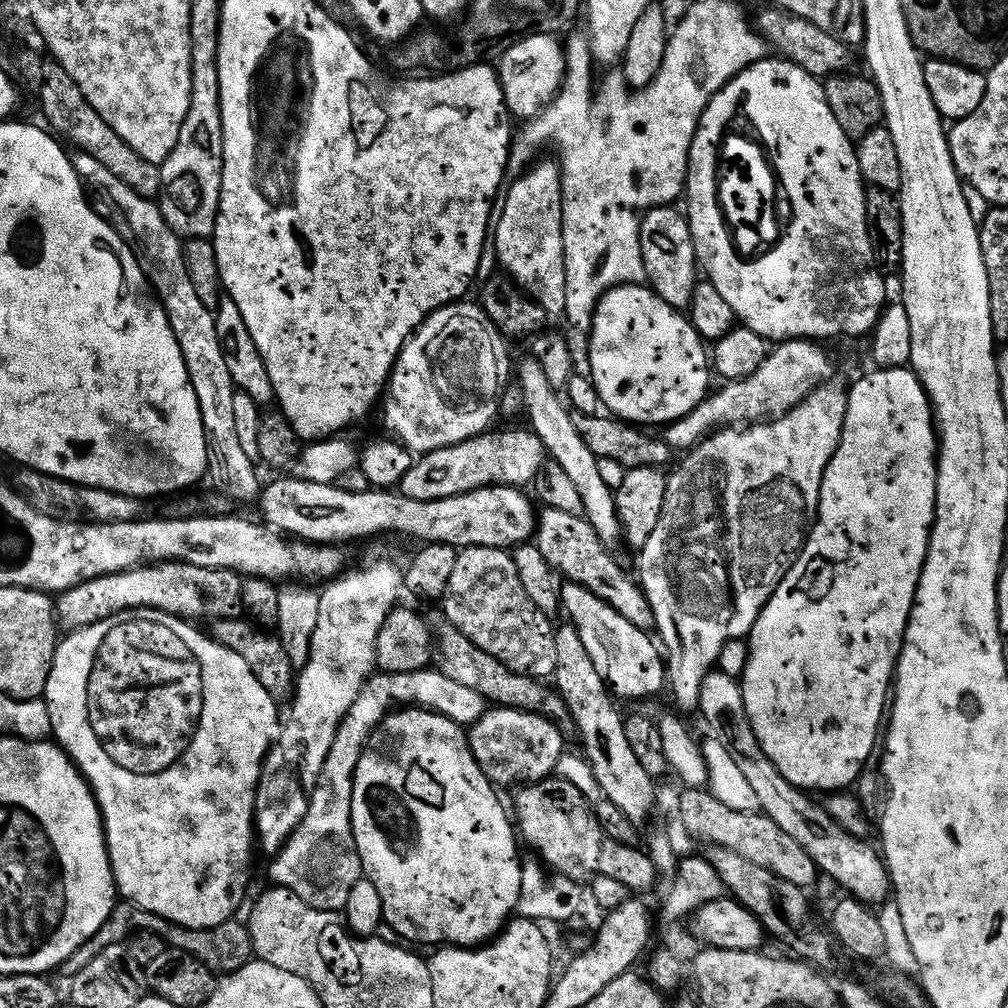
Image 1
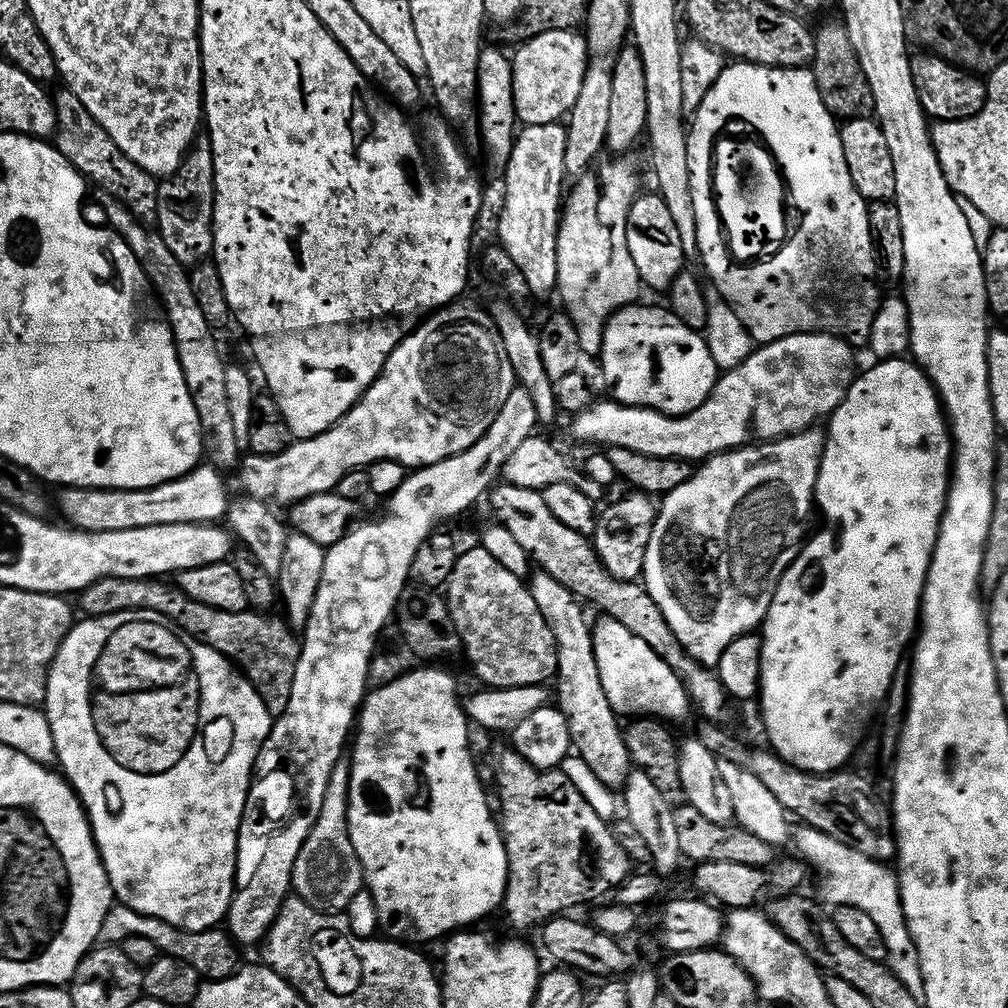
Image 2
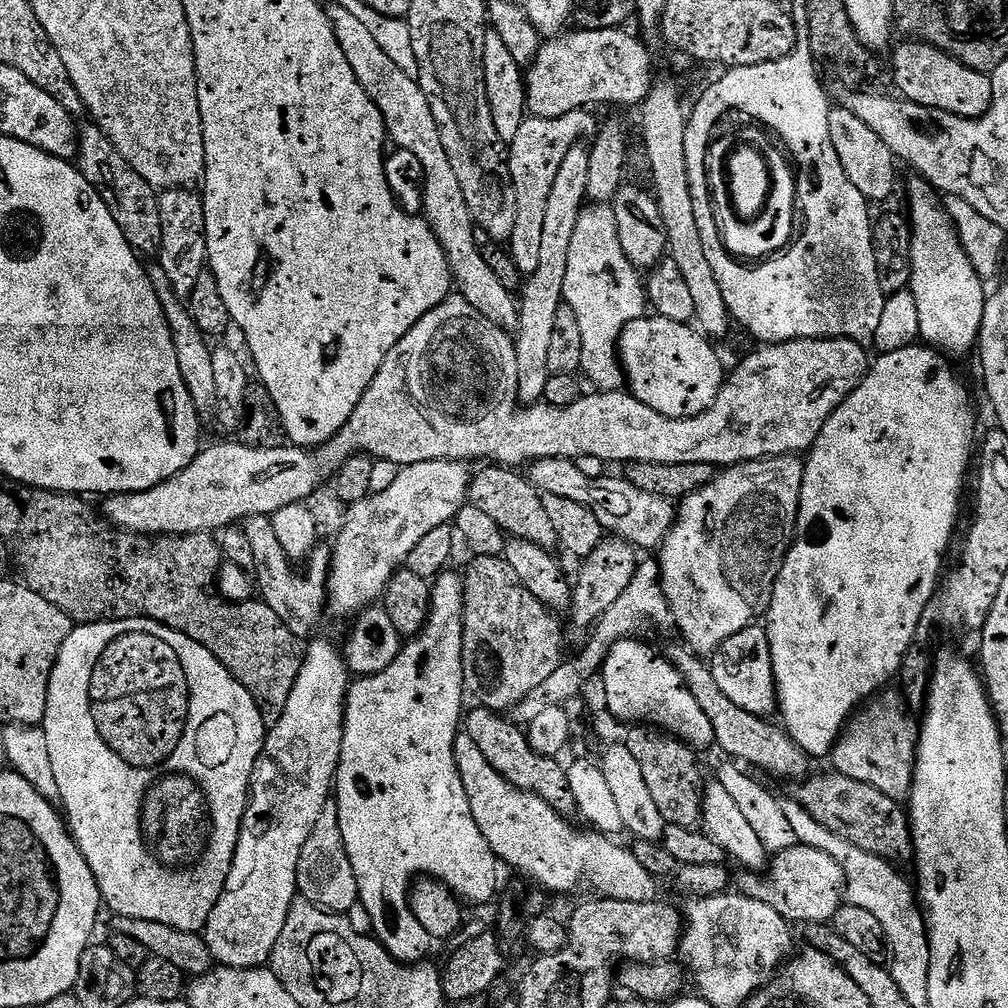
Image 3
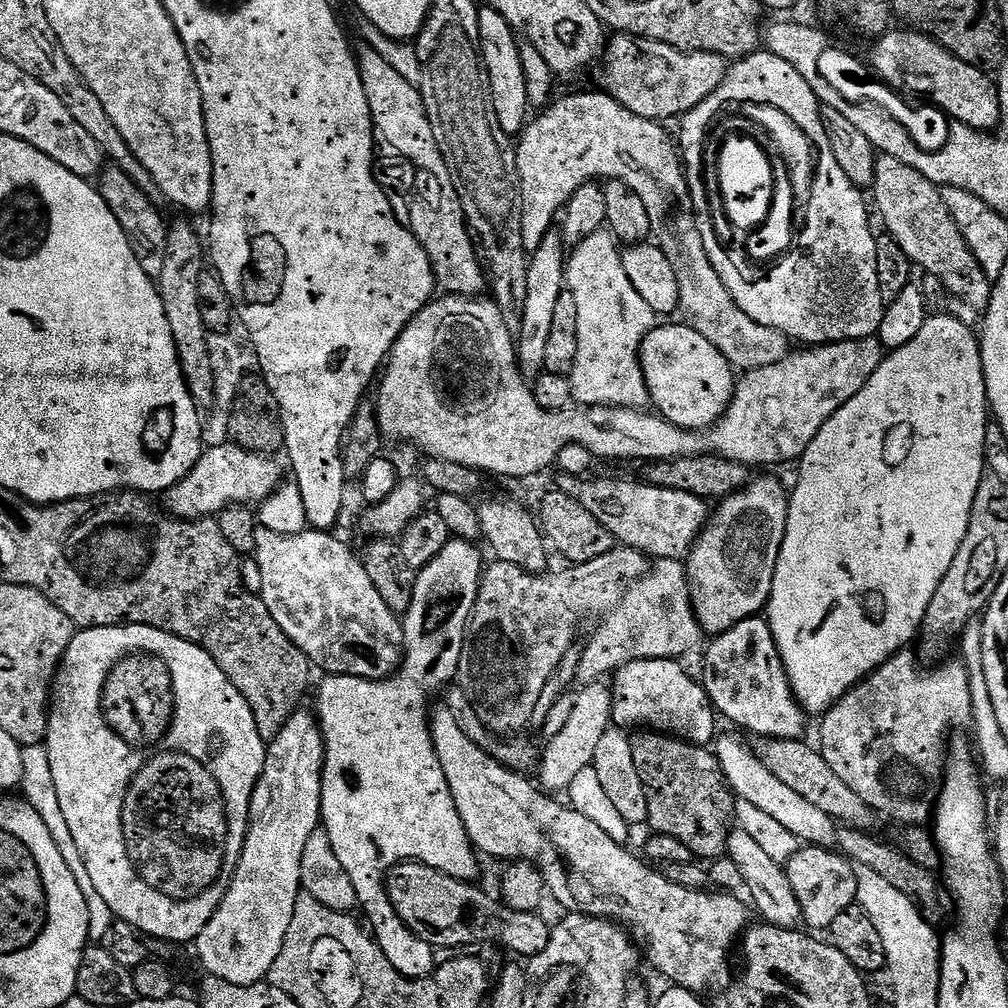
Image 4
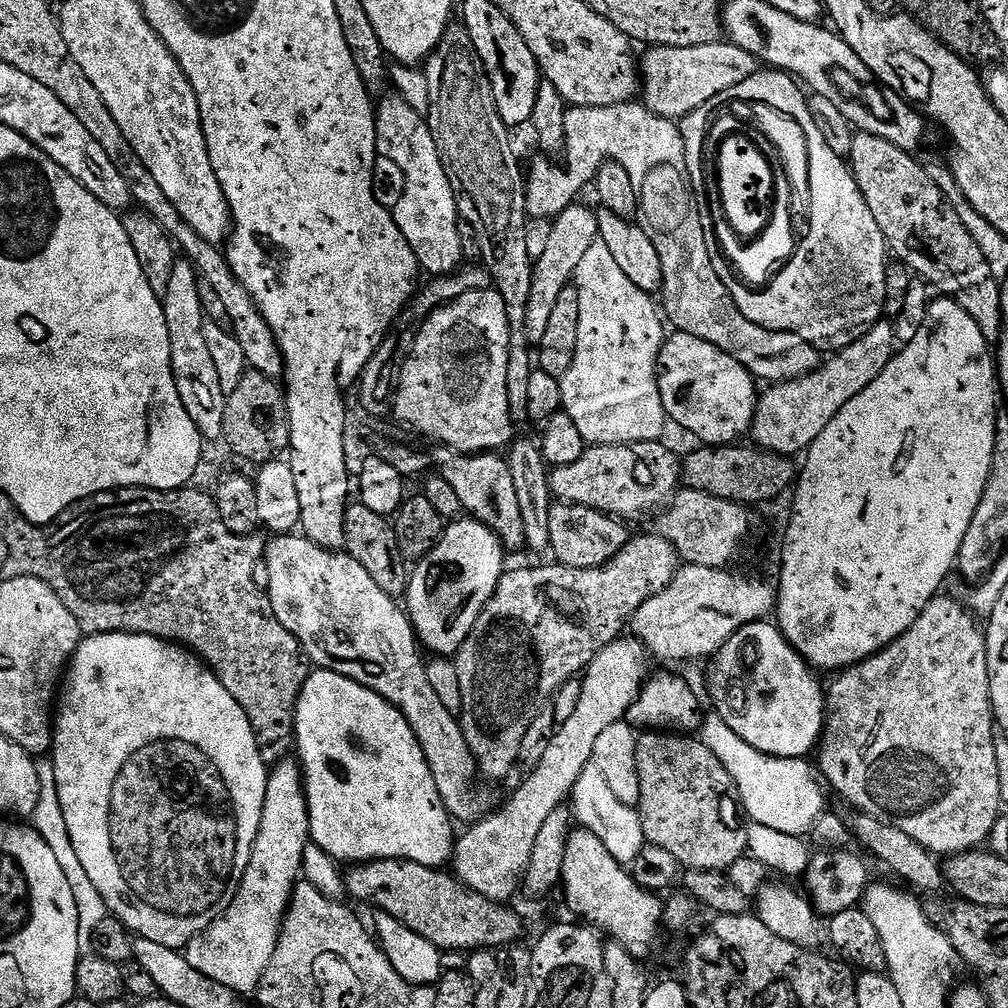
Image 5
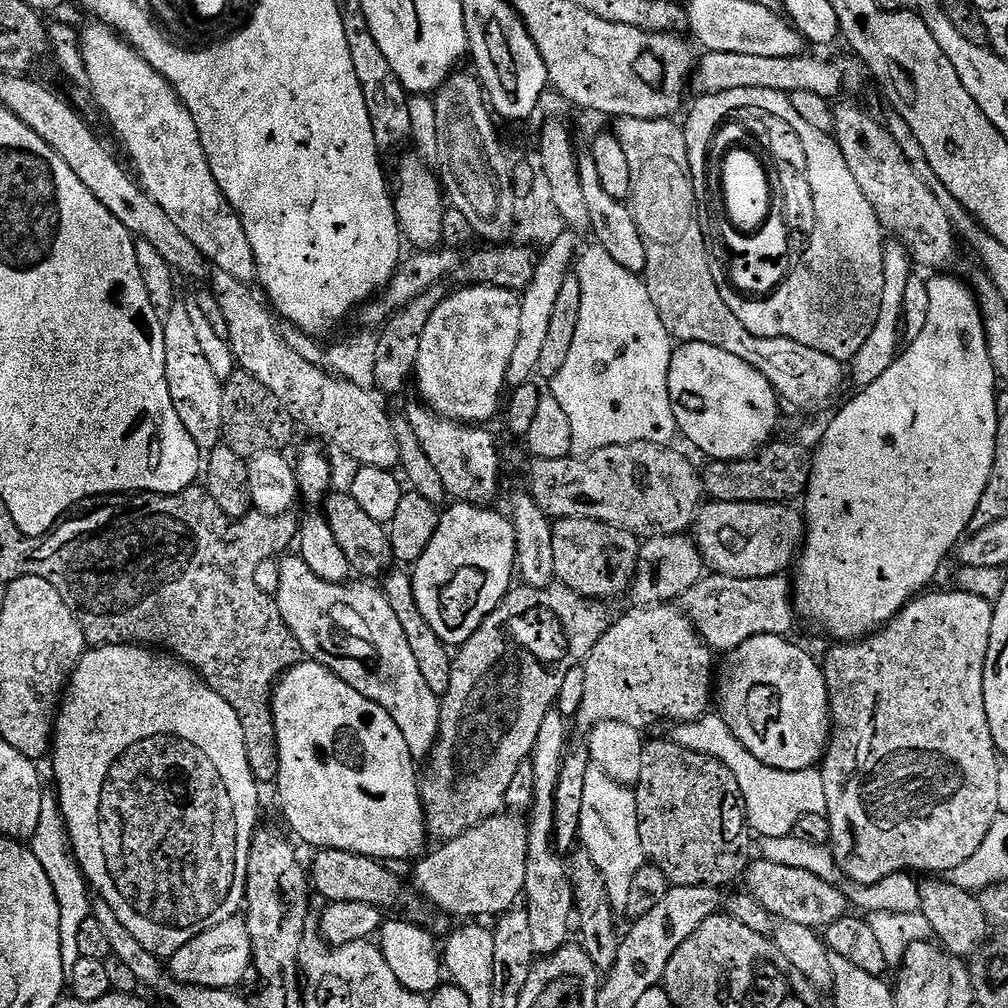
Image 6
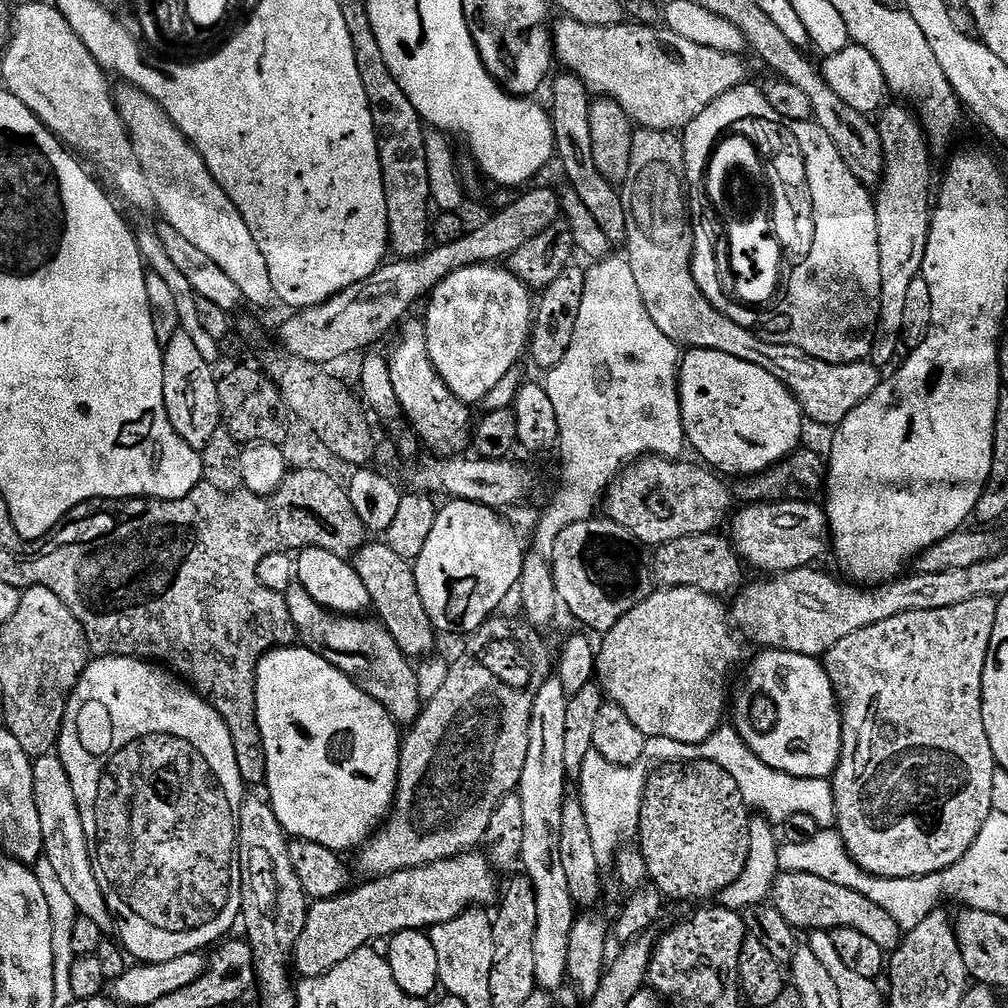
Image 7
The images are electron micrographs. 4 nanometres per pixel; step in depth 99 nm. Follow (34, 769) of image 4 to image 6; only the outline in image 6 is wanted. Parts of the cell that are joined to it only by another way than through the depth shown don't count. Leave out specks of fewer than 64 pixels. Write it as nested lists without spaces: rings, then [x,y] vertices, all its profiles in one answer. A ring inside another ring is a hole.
[[[45,790],[42,794],[42,818],[38,818],[38,830],[31,838],[30,847],[34,858],[42,862],[42,870],[46,870],[46,878],[50,878],[50,886],[54,886],[54,894],[58,898],[58,910],[62,914],[62,966],[71,970],[74,962],[80,960],[78,954],[78,934],[82,930],[82,922],[93,915],[93,897],[89,885],[72,854],[72,846],[68,838],[68,828],[64,825],[64,816],[60,813],[59,801],[53,791]]]

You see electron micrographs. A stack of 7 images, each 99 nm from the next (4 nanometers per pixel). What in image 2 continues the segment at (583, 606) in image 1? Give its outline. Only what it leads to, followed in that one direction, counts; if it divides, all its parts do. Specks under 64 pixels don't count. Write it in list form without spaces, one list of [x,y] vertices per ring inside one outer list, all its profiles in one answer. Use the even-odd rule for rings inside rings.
[[[600,618],[592,628],[592,641],[602,690],[616,713],[621,717],[655,718],[661,722],[687,718],[690,701],[684,683],[662,658],[658,658],[658,654],[654,654],[654,650],[650,650],[650,646],[646,646],[646,642],[642,642],[642,638],[630,634],[622,622]]]

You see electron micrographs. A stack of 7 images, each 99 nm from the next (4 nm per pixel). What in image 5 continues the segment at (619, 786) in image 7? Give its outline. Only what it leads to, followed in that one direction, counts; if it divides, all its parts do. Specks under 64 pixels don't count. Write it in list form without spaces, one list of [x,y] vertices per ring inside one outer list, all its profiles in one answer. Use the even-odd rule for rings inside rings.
[[[588,764],[586,770],[582,770],[582,778],[574,782],[570,807],[575,823],[583,831],[594,834],[594,838],[598,838],[598,842],[610,850],[618,863],[630,866],[634,858],[638,858],[646,843],[639,811],[631,804],[618,802],[614,790],[610,790],[606,778],[602,778],[602,773],[594,765]]]

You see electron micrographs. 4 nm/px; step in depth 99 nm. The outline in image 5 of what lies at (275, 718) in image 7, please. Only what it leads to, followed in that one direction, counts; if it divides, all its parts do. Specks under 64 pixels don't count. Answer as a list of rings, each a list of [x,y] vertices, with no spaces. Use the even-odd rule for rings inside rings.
[[[325,668],[309,671],[296,703],[294,752],[302,769],[308,805],[308,835],[337,862],[409,860],[443,869],[451,861],[454,821],[434,786],[434,774],[422,754],[410,722],[374,690]]]

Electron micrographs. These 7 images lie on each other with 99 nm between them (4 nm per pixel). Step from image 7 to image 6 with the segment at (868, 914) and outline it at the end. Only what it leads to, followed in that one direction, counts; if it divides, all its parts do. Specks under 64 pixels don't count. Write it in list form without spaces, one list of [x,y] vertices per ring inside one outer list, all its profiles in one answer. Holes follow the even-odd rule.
[[[763,858],[753,859],[749,863],[745,869],[745,882],[748,895],[762,903],[775,919],[787,924],[820,930],[846,916],[850,910],[849,897],[839,885],[825,882],[806,870],[779,865]]]

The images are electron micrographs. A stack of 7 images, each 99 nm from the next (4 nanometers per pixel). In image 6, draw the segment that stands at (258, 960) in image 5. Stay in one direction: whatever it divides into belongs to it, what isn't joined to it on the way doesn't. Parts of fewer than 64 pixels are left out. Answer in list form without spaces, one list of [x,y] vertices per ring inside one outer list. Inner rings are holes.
[[[239,915],[198,934],[182,950],[170,958],[170,975],[181,984],[194,984],[203,988],[235,989],[244,980],[244,975],[253,967],[250,930]]]

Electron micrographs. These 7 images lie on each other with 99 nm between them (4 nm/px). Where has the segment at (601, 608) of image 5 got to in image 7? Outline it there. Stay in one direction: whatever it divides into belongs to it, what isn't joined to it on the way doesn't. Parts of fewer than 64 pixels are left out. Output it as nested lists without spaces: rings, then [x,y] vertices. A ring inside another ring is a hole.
[[[707,532],[701,536],[678,538],[669,544],[659,545],[655,549],[655,583],[665,588],[690,586],[709,592],[711,596],[717,598],[724,598],[727,592],[735,593],[745,583],[746,565],[732,547],[731,539],[727,535],[720,535]],[[489,618],[486,623],[474,633],[471,633],[468,645],[464,653],[455,661],[451,661],[446,682],[442,682],[442,690],[434,694],[420,709],[420,717],[415,724],[407,729],[400,746],[400,769],[398,770],[398,782],[396,783],[396,803],[390,815],[383,821],[379,830],[373,831],[372,835],[364,841],[362,847],[355,853],[356,864],[365,872],[365,877],[375,878],[389,876],[395,872],[401,872],[403,868],[417,868],[426,866],[430,862],[442,862],[446,858],[461,856],[464,852],[471,852],[483,841],[490,826],[490,818],[498,810],[498,804],[507,795],[515,793],[520,787],[522,778],[522,766],[526,766],[526,750],[530,747],[530,714],[534,710],[534,698],[538,690],[542,690],[544,681],[550,675],[553,667],[553,657],[548,657],[548,648],[540,641],[541,633],[523,619],[496,620]]]

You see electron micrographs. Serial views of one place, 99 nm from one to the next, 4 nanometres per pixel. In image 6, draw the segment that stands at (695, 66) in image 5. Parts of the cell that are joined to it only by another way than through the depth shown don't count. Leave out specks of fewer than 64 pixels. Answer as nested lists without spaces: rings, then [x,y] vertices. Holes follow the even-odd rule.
[[[704,52],[694,72],[694,88],[696,84],[700,96],[715,96],[726,90],[778,90],[789,94],[810,90],[810,94],[825,98],[838,95],[844,88],[844,79],[852,72],[851,66],[840,60],[819,60],[808,55],[757,58],[755,54]]]

